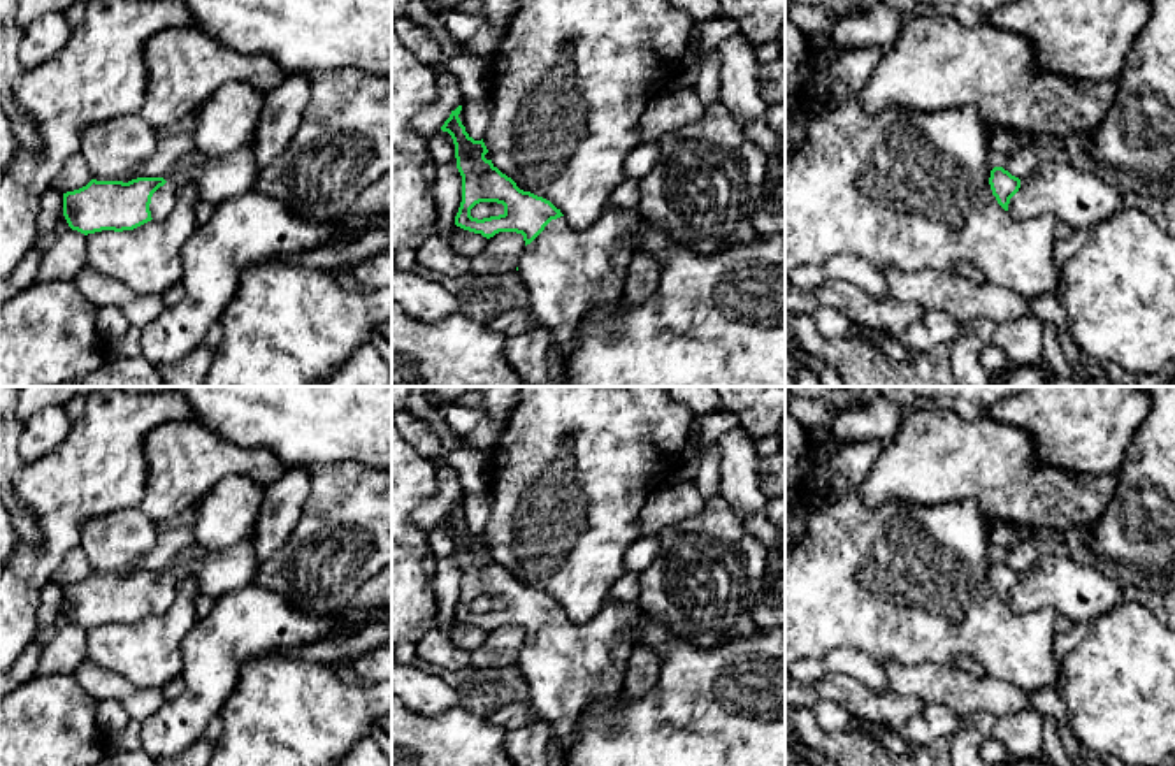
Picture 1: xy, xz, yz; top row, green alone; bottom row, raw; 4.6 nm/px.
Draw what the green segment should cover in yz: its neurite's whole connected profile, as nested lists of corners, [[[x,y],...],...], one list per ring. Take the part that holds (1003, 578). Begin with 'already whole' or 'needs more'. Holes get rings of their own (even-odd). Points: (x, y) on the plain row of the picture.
needs more; [[[1042,553],[1020,573],[994,560],[989,578],[998,597],[1015,613],[1050,608],[1071,622],[1092,622],[1124,601],[1121,585],[1103,571],[1070,557]]]

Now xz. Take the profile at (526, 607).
needs more; [[[462,499],[451,504],[441,520],[453,532],[457,562],[462,569],[462,596],[455,610],[455,618],[481,627],[487,632],[499,625],[523,629],[525,641],[518,654],[518,668],[529,687],[530,706],[560,733],[553,743],[553,752],[559,761],[576,741],[576,726],[585,712],[597,701],[613,701],[624,694],[627,661],[636,647],[631,627],[638,622],[641,610],[638,604],[609,603],[592,620],[574,624],[560,603],[550,594],[520,583],[492,553],[485,552],[488,543],[483,532],[474,534],[465,525],[458,511],[460,504]],[[479,596],[502,597],[504,606],[483,613],[472,611],[471,603]]]

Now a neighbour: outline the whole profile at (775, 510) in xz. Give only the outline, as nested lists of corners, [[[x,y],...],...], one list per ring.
[[[785,495],[769,499],[764,513],[780,531],[785,531]]]

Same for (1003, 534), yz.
[[[994,518],[992,522],[987,522],[989,531],[989,557],[991,560],[1003,560],[1006,552],[1019,545],[1020,541],[1033,541],[1033,529]]]

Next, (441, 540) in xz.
[[[439,524],[429,532],[430,552],[437,560],[446,559],[455,552],[455,538],[448,525]]]

